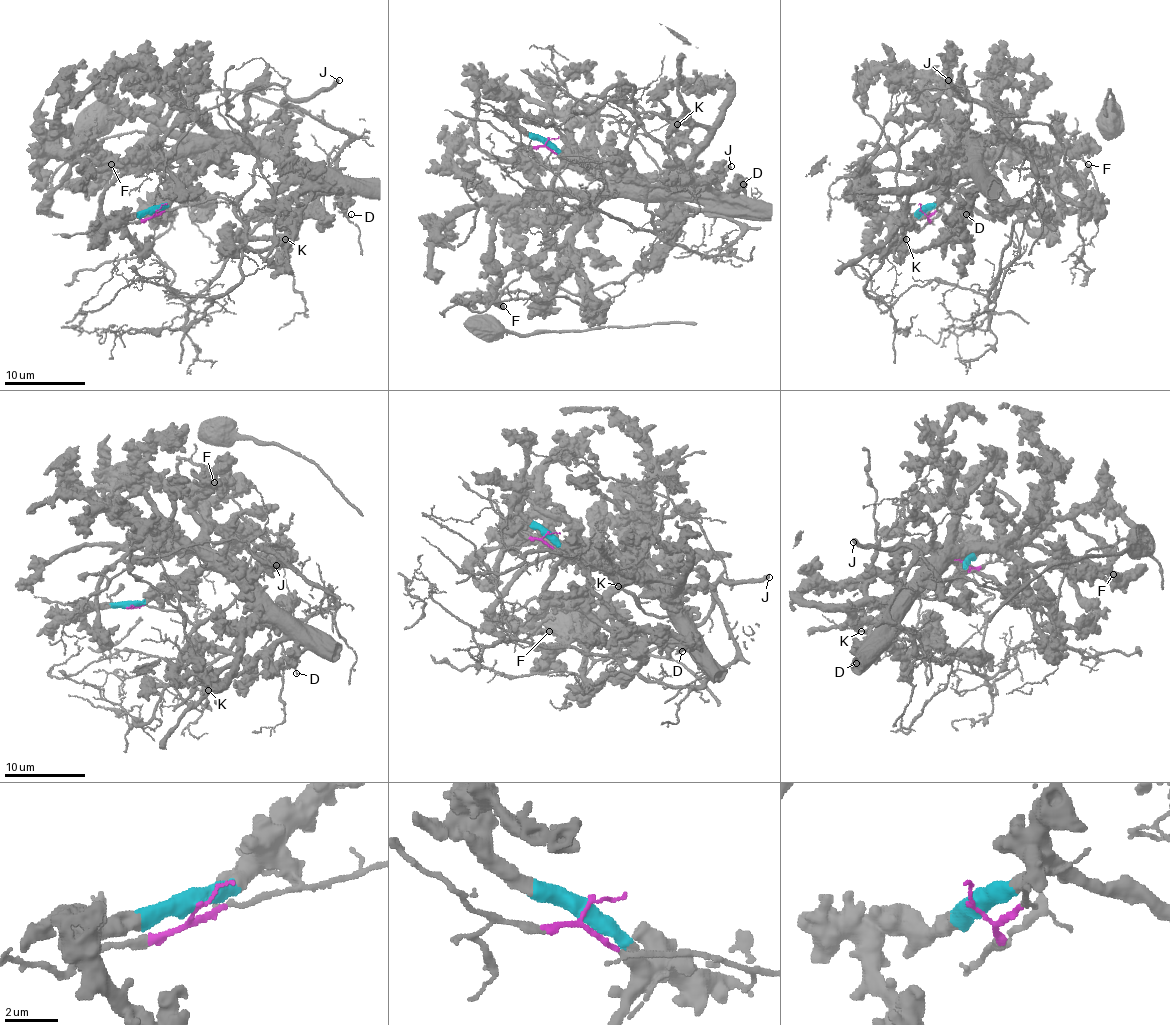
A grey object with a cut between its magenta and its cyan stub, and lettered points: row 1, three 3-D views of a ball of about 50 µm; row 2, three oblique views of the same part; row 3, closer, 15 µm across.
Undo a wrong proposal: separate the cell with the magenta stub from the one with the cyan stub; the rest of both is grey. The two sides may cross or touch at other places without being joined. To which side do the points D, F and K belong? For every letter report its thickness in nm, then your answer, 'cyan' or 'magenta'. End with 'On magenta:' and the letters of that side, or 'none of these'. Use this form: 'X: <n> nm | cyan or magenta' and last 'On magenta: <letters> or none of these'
D: 100 nm | cyan
F: 500 nm | cyan
K: 120 nm | cyan
On magenta: none of these

